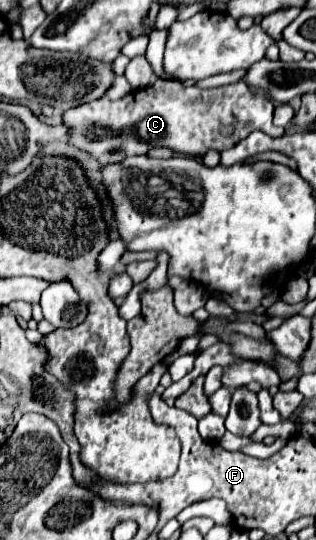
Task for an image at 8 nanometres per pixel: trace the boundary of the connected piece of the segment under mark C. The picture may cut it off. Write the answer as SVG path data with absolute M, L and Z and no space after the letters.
M158 79L154 87L132 91L118 101L102 97L90 105L68 109L62 117L70 125L70 143L96 159L114 149L120 149L124 155L144 155L152 147L168 147L186 157L204 157L212 149L224 151L234 147L252 131L282 137L284 129L272 125L272 113L272 101L244 81L200 89L182 81Z

